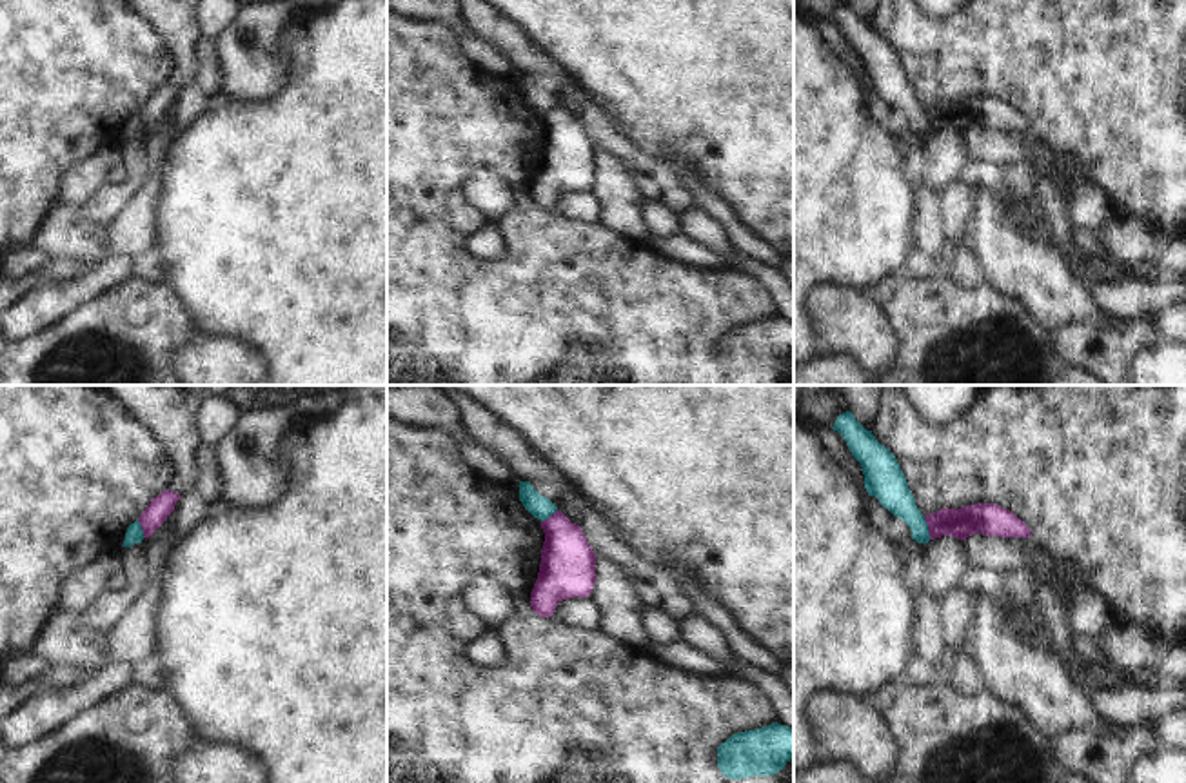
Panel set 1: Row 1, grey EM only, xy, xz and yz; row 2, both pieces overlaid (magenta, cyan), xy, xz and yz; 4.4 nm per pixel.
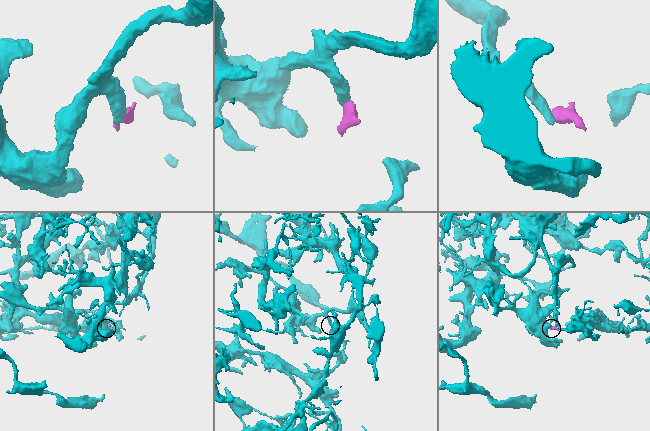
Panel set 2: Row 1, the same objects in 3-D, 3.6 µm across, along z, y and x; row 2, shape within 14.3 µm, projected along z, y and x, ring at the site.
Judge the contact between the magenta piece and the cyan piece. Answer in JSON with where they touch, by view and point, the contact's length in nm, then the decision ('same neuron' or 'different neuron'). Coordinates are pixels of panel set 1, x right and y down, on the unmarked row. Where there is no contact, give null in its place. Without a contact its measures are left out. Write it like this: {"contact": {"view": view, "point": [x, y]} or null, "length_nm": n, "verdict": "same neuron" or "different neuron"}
{"contact": {"view": "yz", "point": [929, 120]}, "length_nm": 110, "verdict": "different neuron"}

